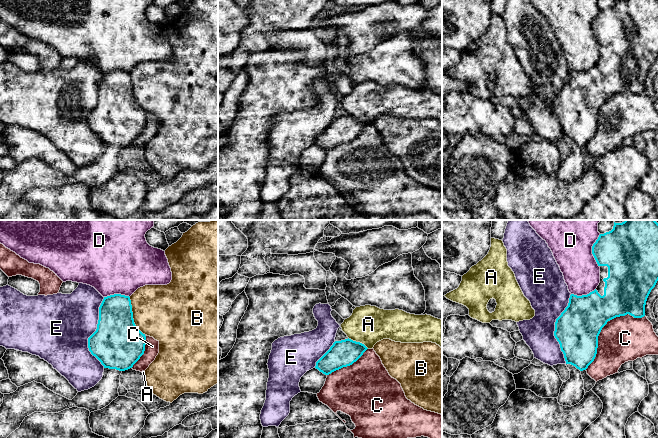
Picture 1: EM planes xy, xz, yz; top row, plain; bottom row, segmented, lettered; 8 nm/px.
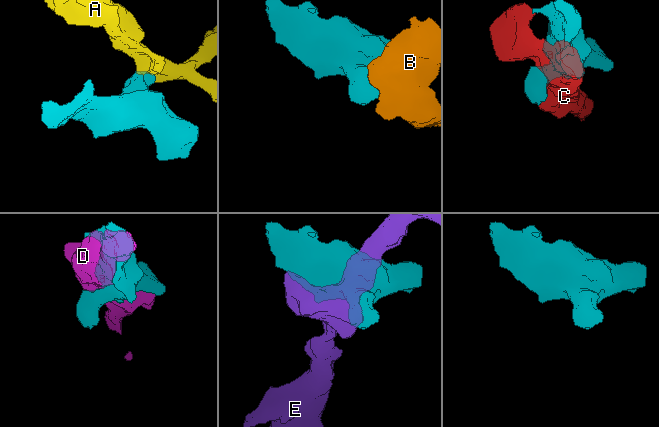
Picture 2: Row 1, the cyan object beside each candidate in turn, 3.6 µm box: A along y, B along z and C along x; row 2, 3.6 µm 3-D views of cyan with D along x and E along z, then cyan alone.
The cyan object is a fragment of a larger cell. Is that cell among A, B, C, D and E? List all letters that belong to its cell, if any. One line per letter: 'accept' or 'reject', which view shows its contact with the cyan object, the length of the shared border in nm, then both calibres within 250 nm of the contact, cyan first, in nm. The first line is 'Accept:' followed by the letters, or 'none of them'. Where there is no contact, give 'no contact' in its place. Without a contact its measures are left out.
Accept: none of them
A: reject; meets cyan in xz; contact 190 nm long; 220 nm thick on the cyan side, 300 nm on the other
B: reject; meets cyan in xy; contact 340 nm long; 400 nm thick on the cyan side, 440 nm on the other
C: reject; meets cyan in yz; contact 650 nm long; 360 nm thick on the cyan side, 360 nm on the other
D: reject; meets cyan in yz; contact 260 nm long; 380 nm thick on the cyan side, 340 nm on the other
E: reject; meets cyan in xy; contact 550 nm long; 400 nm thick on the cyan side, 440 nm on the other

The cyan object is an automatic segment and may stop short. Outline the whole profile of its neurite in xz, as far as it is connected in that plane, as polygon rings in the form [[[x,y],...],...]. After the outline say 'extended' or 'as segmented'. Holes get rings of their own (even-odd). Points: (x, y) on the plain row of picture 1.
[[[351,115],[335,117],[330,125],[316,138],[315,144],[325,151],[356,138],[368,124]]]; as segmented

